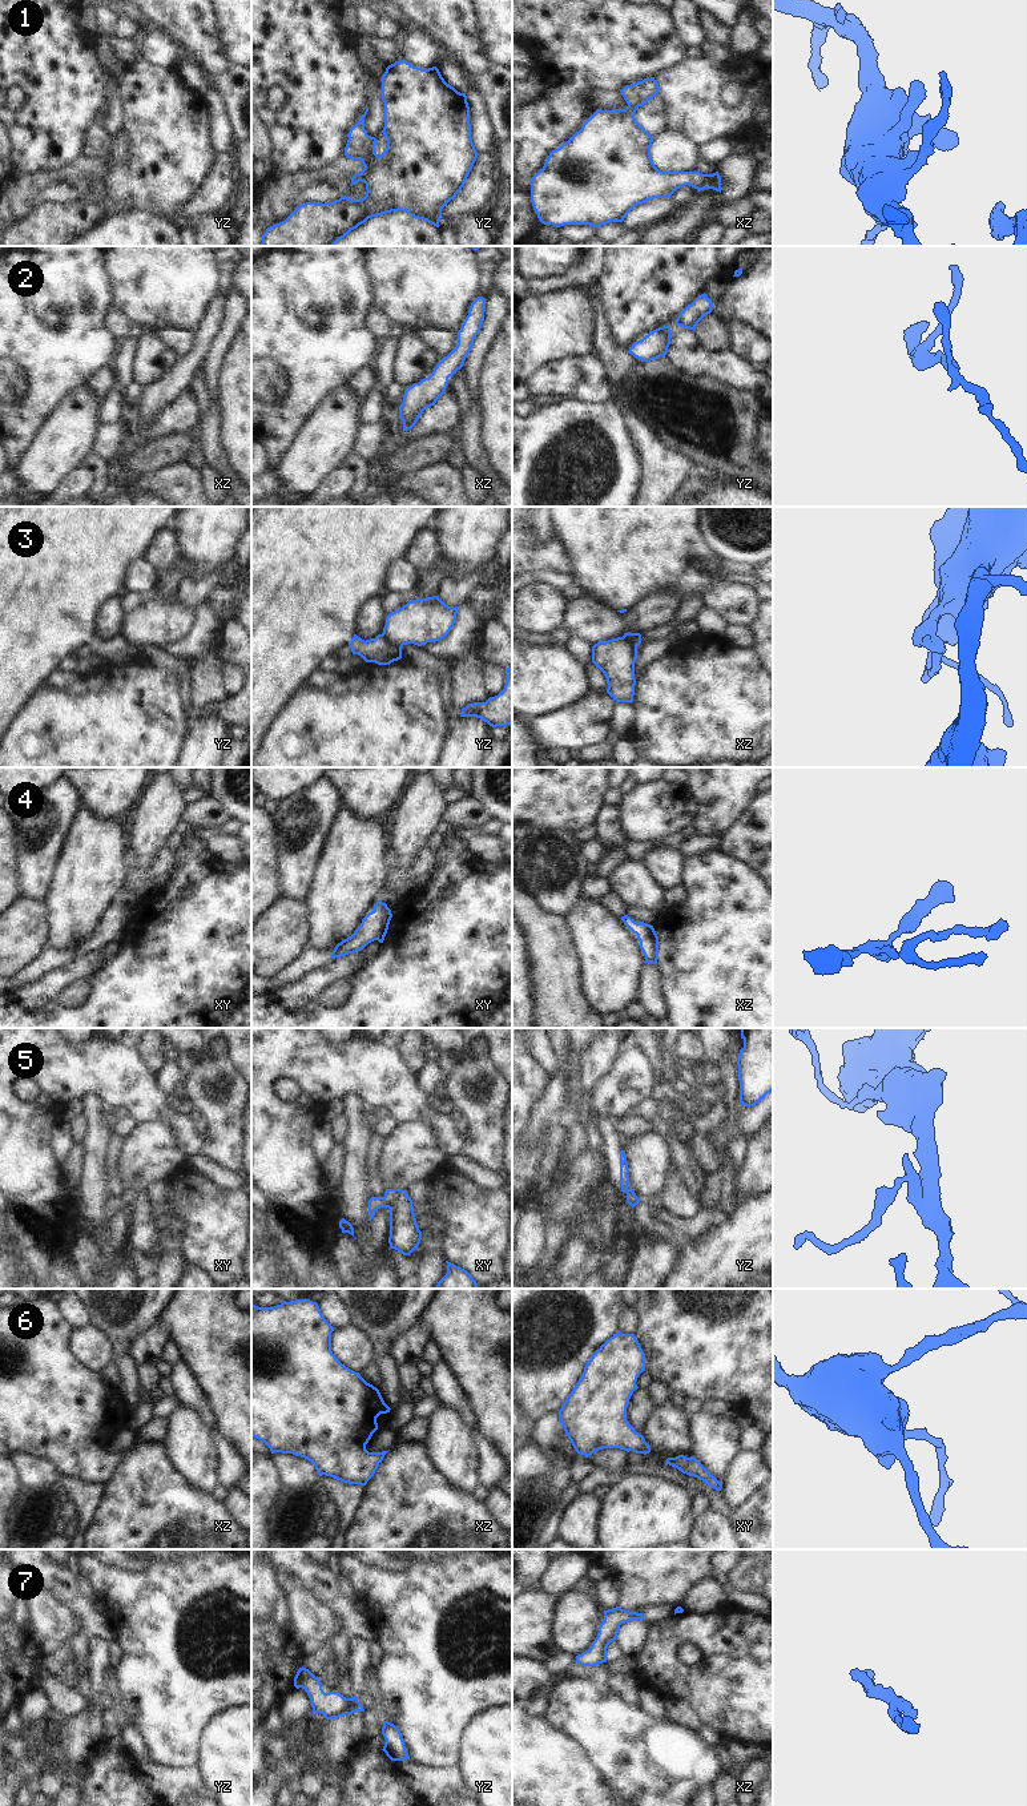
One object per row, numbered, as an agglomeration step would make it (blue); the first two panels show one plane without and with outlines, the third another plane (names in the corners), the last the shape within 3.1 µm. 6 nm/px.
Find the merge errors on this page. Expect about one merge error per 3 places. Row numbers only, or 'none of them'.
3

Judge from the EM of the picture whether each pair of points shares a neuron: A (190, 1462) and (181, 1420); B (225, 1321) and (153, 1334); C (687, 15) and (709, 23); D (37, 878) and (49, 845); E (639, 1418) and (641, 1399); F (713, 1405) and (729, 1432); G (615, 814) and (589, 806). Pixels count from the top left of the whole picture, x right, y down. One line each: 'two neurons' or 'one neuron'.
A: one neuron
B: two neurons
C: two neurons
D: one neuron
E: one neuron
F: two neurons
G: two neurons

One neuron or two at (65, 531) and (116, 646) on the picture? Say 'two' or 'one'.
one

